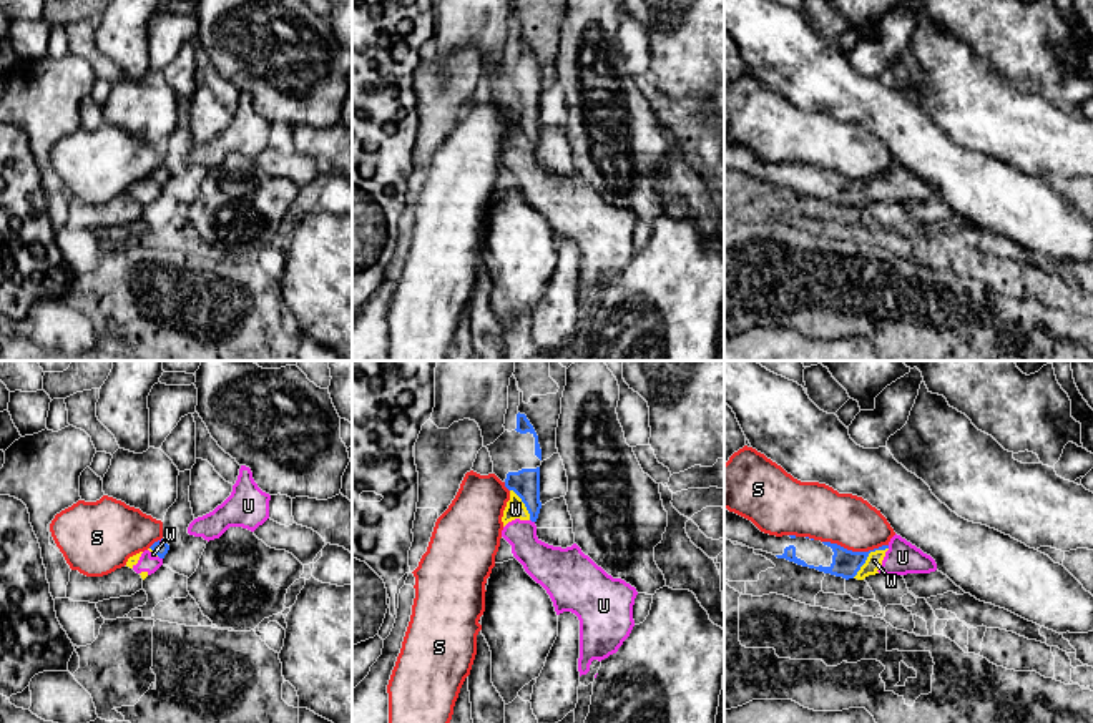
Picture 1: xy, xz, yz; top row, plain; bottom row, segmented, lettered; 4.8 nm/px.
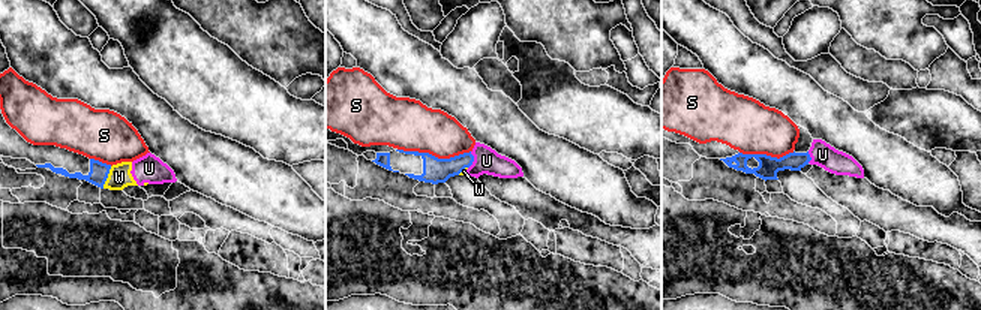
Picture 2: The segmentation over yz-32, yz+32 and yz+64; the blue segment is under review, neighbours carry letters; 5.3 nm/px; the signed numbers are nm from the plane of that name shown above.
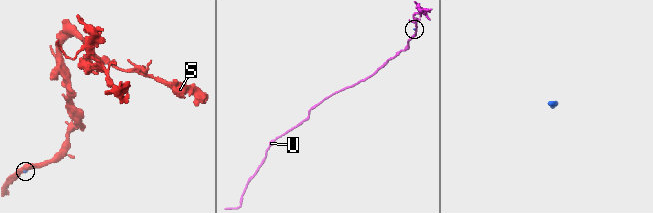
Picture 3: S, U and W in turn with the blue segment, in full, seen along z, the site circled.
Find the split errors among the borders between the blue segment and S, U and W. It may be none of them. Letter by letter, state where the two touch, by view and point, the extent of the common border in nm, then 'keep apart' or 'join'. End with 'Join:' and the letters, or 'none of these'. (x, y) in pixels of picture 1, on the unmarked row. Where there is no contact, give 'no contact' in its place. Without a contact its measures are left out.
S: yz (856, 180) | 320 nm | keep apart
U: xy (160, 185) | 30 nm | join
W: yz (867, 183) | 220 nm | join
Join: U, W

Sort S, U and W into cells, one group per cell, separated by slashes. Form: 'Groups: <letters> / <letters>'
Groups: S / U W

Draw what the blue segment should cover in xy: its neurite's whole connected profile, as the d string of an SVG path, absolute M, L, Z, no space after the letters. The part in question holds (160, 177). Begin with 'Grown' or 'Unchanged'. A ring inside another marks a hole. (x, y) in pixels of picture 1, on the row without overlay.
Grown. M161 166L154 170L148 178L130 184L126 194L133 196L145 208L148 203L154 201L163 193L163 186L168 178L169 173L164 170L164 166Z

